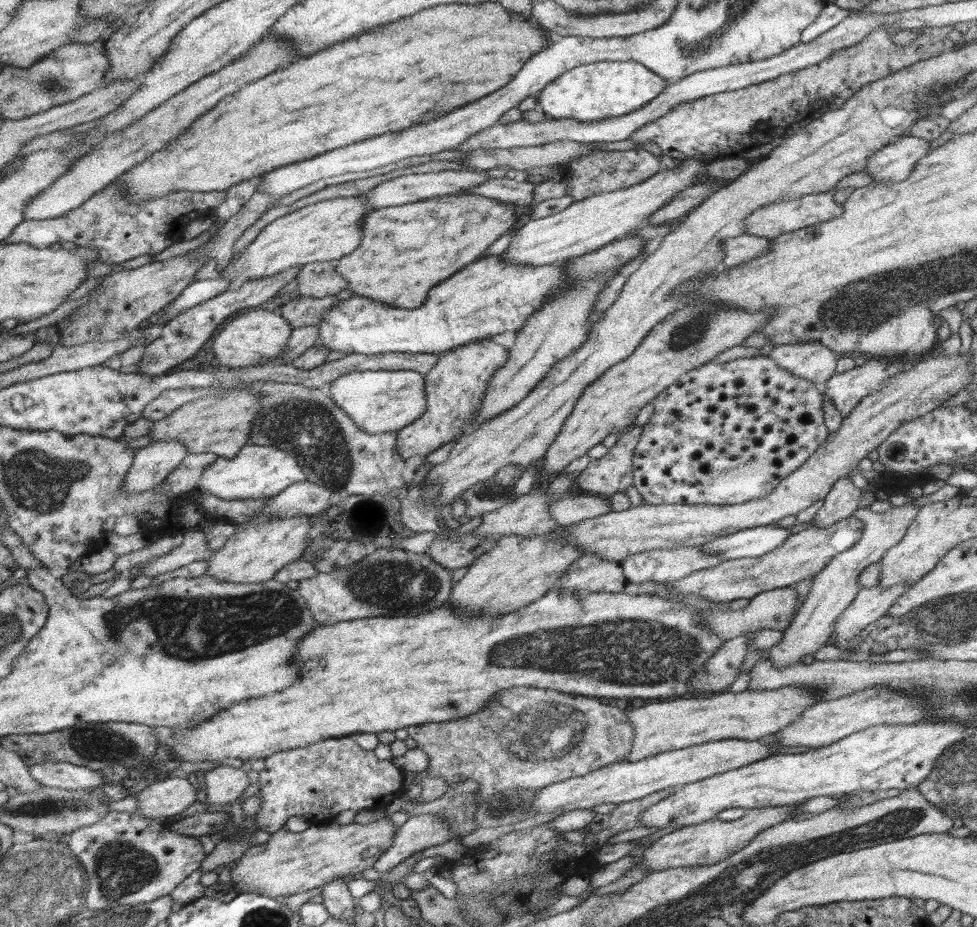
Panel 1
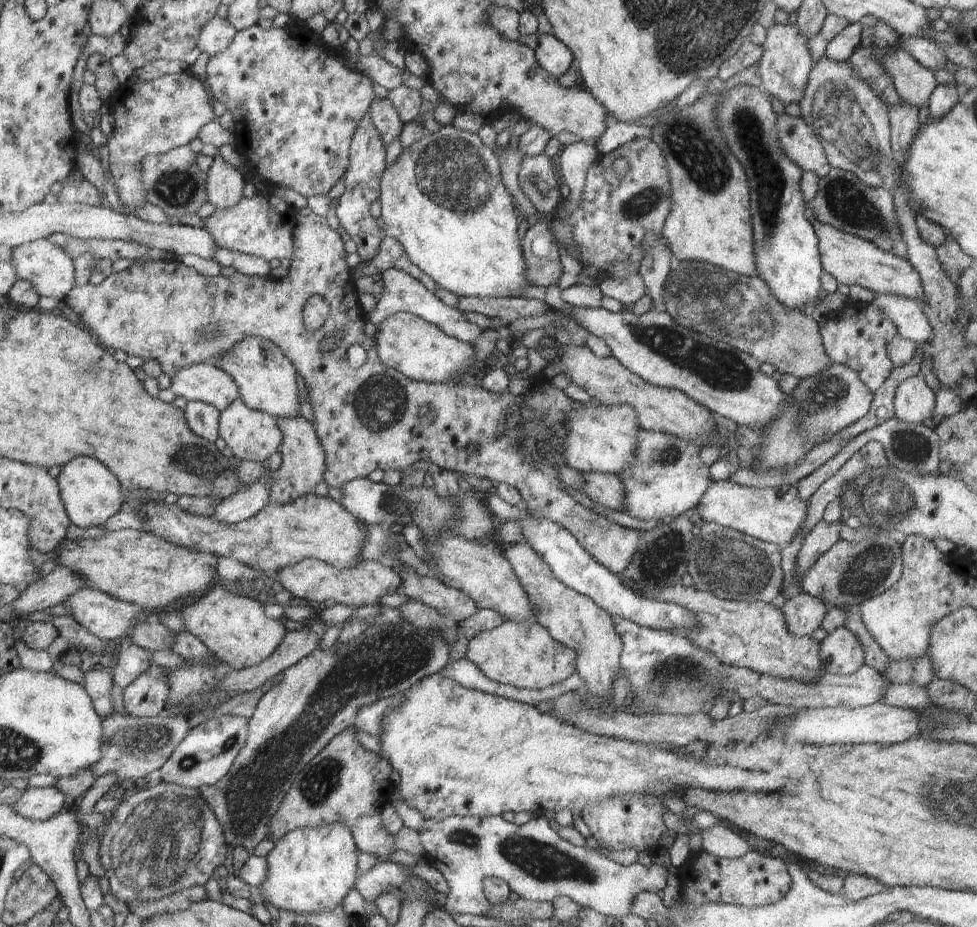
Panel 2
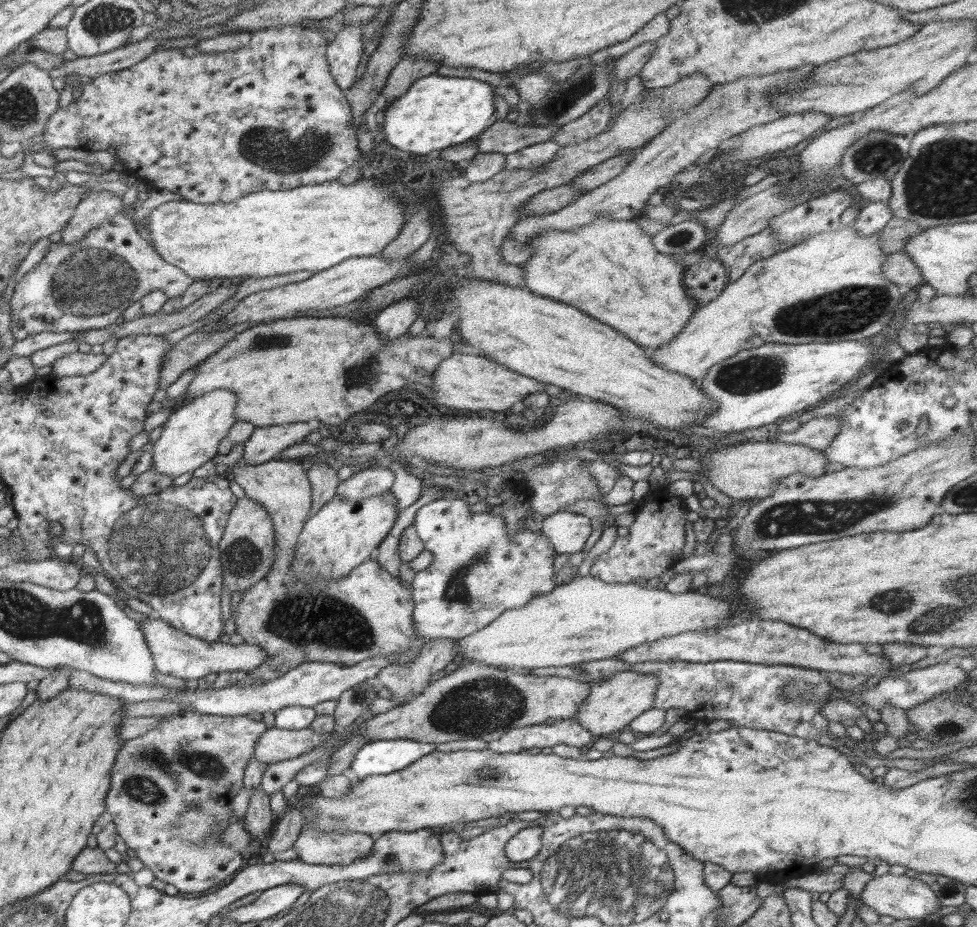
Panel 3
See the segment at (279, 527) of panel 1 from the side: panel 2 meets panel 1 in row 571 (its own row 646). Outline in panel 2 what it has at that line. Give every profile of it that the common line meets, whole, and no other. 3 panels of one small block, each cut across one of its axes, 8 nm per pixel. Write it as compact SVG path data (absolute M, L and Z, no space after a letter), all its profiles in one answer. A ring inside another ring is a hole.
M217 581L204 592L204 596L178 608L182 612L180 615L186 630L234 670L242 670L266 660L287 632L280 620L266 616L263 605L258 601L234 594Z

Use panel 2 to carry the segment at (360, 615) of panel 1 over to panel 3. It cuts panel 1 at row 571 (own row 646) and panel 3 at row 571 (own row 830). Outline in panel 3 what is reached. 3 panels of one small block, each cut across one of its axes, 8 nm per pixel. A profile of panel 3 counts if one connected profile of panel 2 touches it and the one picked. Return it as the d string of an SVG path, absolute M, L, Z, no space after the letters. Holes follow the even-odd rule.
M244 497L237 499L230 511L227 525L222 535L219 551L223 574L223 589L230 594L234 591L249 589L263 580L275 559L276 537L271 516L266 513L263 504L257 500Z

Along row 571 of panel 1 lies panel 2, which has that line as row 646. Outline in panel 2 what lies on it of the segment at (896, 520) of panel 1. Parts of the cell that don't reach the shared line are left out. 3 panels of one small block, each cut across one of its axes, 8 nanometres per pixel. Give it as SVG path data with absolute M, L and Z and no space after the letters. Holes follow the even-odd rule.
M842 627L820 642L820 662L825 673L848 676L865 664L864 648L850 630Z

